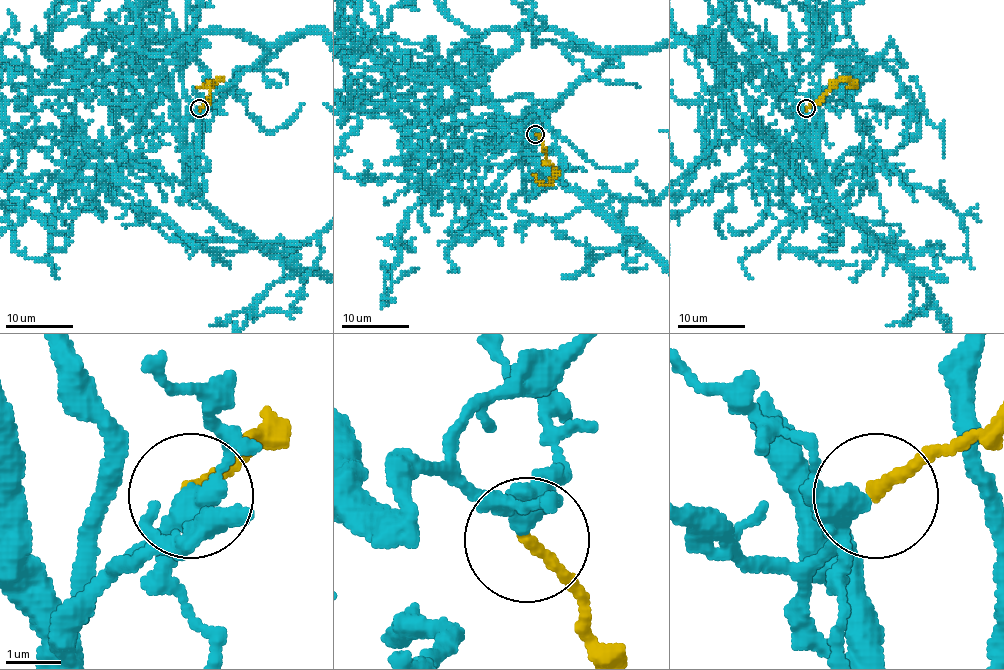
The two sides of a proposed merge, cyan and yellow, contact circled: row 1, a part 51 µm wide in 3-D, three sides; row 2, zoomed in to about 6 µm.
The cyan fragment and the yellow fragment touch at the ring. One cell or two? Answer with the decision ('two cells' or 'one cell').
one cell

